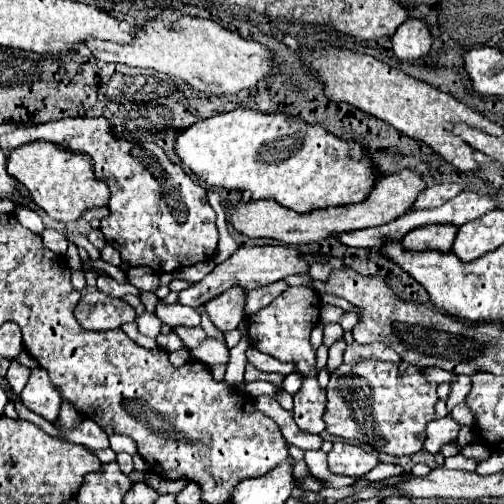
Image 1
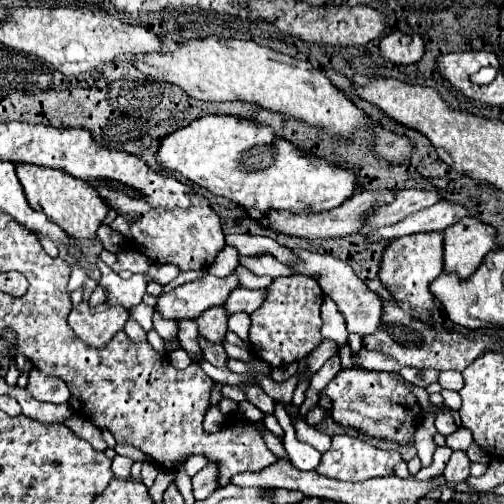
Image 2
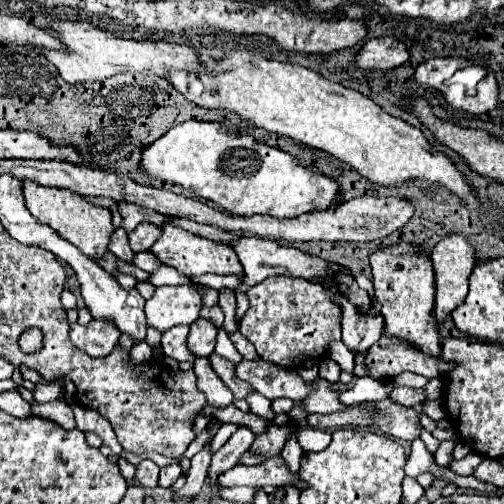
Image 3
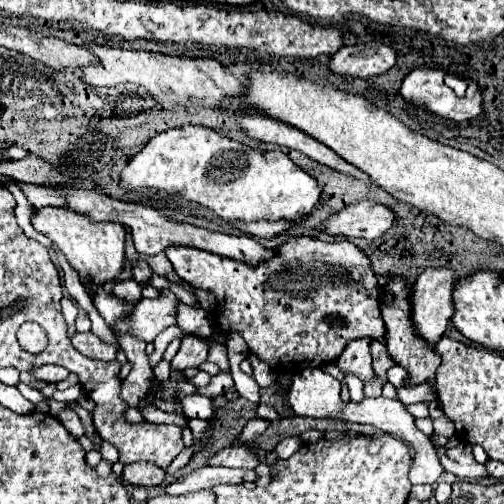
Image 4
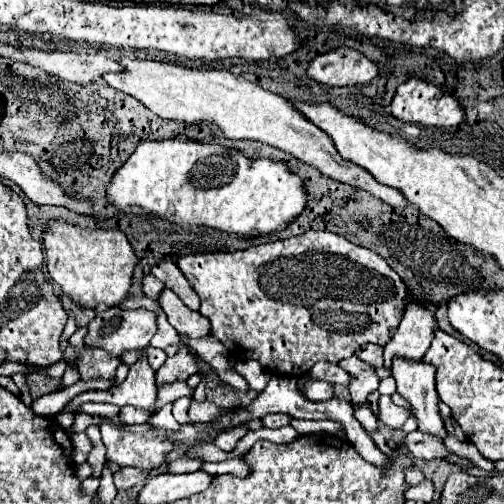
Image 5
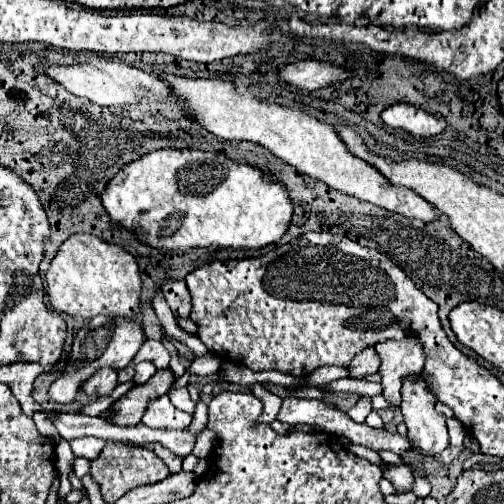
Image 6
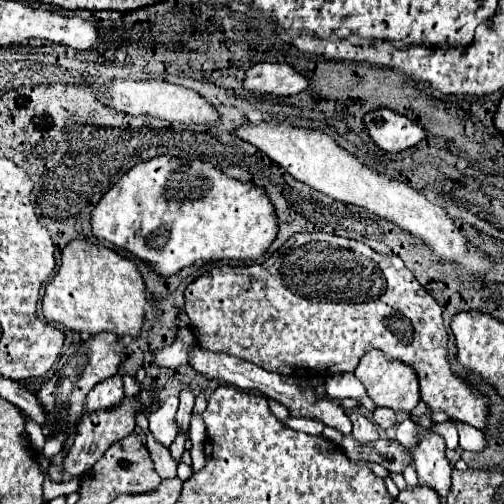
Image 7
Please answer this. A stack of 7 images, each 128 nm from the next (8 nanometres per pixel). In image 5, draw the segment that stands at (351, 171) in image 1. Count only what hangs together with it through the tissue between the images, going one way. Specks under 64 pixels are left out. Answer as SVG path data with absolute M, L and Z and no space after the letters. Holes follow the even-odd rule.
M184 136L142 142L114 174L108 202L116 210L138 206L168 224L210 226L242 238L274 236L288 228L304 210L300 178L274 160L250 160L234 148L202 144Z

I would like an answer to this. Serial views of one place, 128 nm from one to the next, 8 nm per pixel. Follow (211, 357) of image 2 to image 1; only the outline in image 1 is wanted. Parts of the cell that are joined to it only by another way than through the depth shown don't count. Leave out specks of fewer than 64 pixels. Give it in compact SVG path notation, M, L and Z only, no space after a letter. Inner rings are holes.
M198 326L198 328L174 328L174 332L190 348L196 348L196 346L200 346L206 340L206 332L202 330L202 326Z

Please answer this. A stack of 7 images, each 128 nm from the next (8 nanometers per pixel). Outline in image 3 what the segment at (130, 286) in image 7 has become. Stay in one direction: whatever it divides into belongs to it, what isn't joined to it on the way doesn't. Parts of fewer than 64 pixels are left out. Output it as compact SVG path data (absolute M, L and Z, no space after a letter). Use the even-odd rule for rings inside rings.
M28 180L22 184L22 190L24 190L26 208L40 224L48 224L58 236L62 236L64 240L74 244L80 252L84 252L94 262L98 262L106 256L110 238L116 230L116 226L112 224L112 214L108 208L94 206L74 192L60 190L60 188L46 188L40 184L32 184Z

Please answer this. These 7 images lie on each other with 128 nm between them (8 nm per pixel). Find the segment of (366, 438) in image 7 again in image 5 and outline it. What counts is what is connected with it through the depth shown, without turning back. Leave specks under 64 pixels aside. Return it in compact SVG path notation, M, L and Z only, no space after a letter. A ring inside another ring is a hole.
M350 356L350 358L342 360L338 366L354 376L354 380L350 382L352 406L364 406L368 394L374 392L378 388L378 382L380 382L378 376L374 374L374 368L368 368L368 364L358 360L356 356Z

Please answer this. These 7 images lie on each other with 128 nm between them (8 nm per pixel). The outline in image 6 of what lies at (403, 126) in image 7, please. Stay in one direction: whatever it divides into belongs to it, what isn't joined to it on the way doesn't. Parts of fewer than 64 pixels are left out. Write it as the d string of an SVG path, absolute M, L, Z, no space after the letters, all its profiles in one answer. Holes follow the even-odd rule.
M394 104L390 108L386 108L380 114L382 122L390 128L400 128L416 138L426 138L426 136L436 136L446 128L446 122L420 110L414 108L410 104Z

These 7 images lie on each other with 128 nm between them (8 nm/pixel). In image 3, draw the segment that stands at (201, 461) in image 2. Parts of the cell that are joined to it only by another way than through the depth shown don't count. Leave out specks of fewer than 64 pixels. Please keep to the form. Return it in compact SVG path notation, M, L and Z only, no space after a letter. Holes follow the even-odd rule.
M223 423L211 441L211 452L216 452L221 448L237 429L237 424Z

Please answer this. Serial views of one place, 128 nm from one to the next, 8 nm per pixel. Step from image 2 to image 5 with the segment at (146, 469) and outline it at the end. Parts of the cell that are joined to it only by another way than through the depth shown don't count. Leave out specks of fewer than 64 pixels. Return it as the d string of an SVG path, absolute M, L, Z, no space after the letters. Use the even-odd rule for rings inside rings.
M122 468L114 474L114 482L116 482L116 490L130 490L136 484L148 480L150 472L140 470L140 468Z

